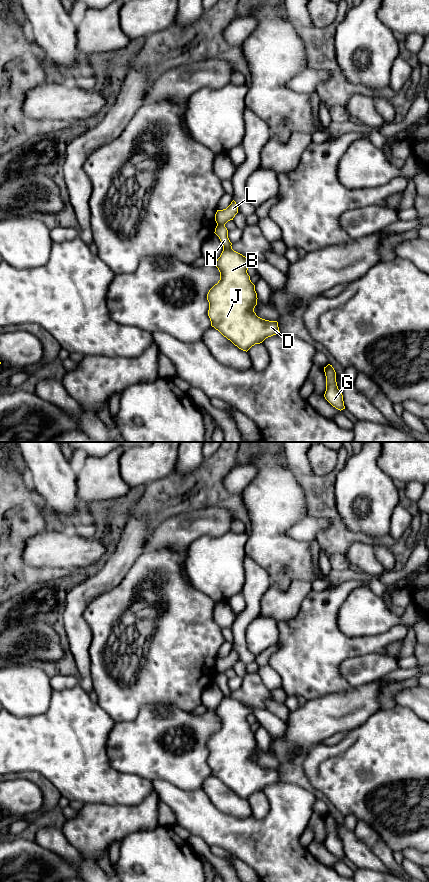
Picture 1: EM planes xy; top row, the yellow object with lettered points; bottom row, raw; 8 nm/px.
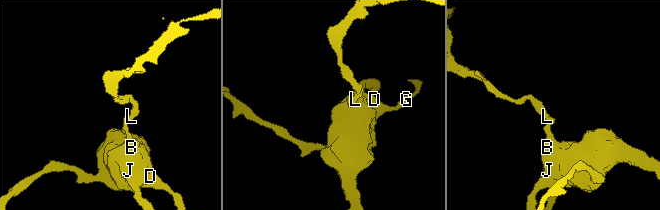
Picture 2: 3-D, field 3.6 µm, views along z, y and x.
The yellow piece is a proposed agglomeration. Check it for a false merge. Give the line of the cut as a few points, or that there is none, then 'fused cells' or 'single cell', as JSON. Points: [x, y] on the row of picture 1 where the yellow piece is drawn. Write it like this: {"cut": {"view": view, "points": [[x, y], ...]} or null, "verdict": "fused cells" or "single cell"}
{"cut": {"view": "xy", "points": [[217, 224], [224, 225]]}, "verdict": "fused cells"}

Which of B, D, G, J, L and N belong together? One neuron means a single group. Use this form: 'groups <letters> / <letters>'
groups B D G J N / L

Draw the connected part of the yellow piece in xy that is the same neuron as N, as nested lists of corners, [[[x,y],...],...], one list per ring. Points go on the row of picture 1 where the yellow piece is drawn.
[[[217,225],[214,232],[223,245],[223,251],[215,262],[220,280],[207,294],[208,316],[211,326],[243,351],[255,344],[279,334],[277,321],[262,319],[256,315],[255,285],[247,273],[249,260],[232,249],[225,225]]]

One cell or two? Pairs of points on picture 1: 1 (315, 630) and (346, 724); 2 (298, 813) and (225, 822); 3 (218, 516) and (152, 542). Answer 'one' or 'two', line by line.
1: two
2: one
3: one

